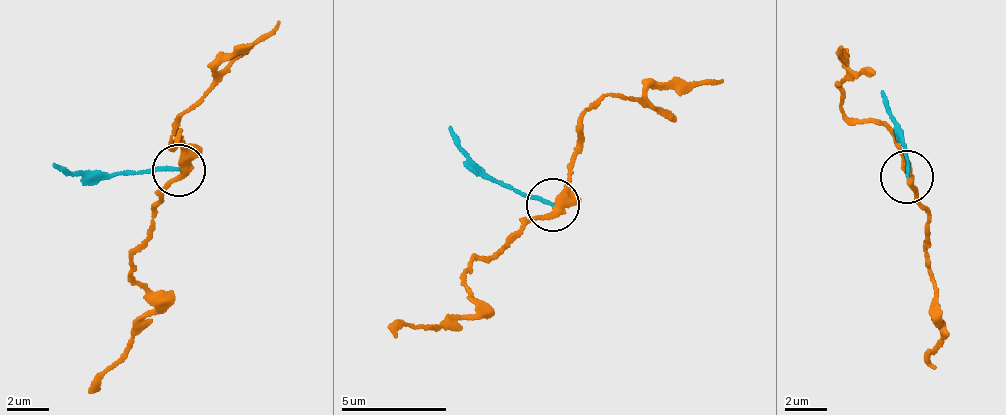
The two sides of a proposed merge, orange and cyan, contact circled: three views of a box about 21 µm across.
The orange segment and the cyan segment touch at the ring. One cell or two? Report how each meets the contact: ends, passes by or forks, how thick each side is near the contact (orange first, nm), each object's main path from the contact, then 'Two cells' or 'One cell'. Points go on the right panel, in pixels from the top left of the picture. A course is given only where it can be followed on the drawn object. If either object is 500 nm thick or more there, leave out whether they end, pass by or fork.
At the ring orange passes by. At the ring cyan ends. Thickness 320 nm (orange) against 160 nm. Course of orange: (911, 178), (928, 211), (929, 244), (924, 248), (933, 314), (940, 322), (944, 340), (925, 363). Course of cyan: (905, 177), (902, 133), (880, 89). Two cells

